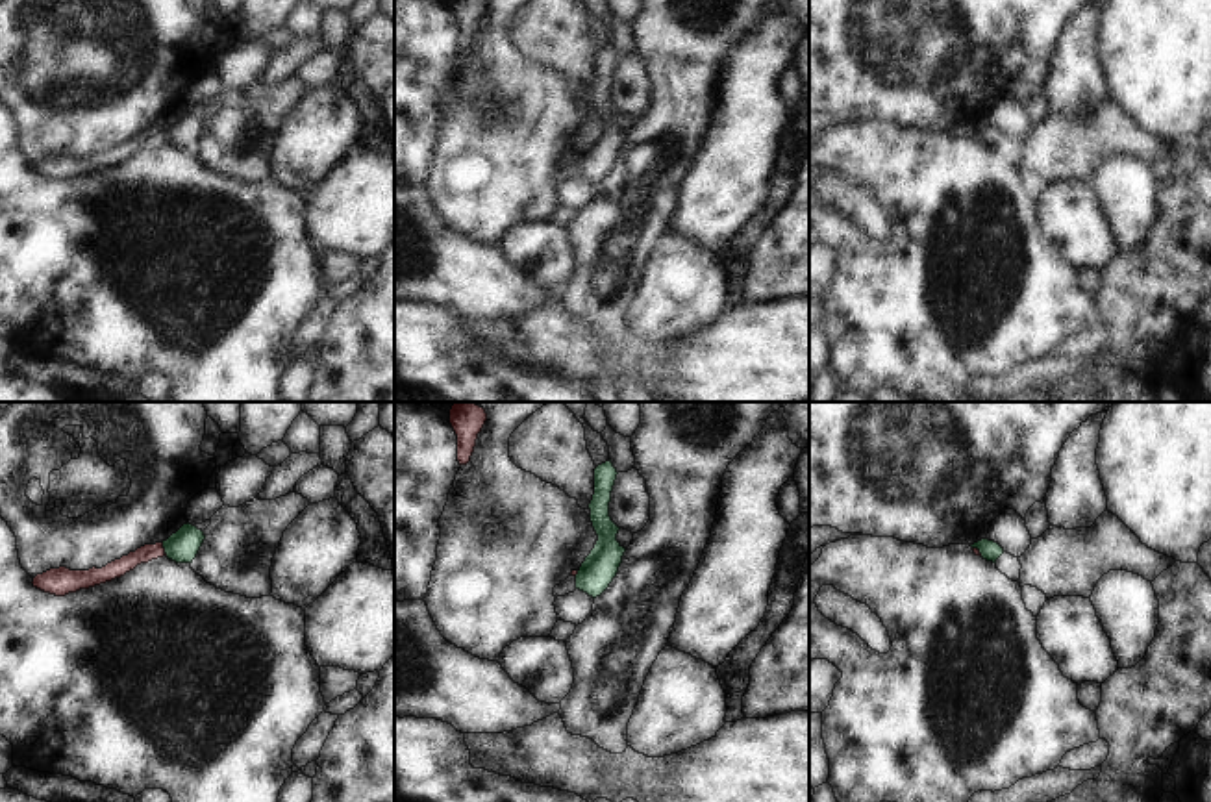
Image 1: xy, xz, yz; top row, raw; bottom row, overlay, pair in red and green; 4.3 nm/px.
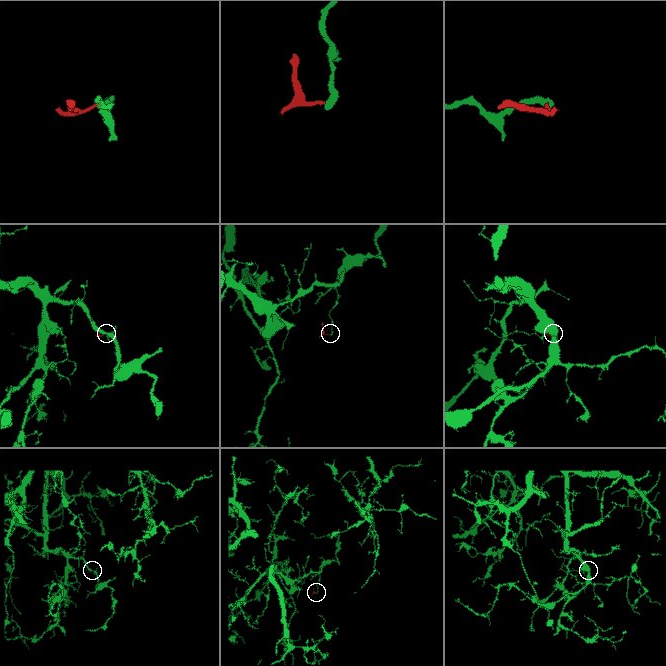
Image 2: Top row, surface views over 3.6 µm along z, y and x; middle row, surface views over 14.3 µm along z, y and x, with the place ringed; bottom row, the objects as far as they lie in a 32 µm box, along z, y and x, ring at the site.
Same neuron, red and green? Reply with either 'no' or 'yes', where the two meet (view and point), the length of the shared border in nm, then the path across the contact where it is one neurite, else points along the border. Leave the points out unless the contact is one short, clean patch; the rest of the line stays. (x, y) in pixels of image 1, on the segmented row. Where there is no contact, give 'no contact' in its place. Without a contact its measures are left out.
no; meets red in xy at (163, 549); contact 60 nm long; border along xy (162, 543), (167, 554)

